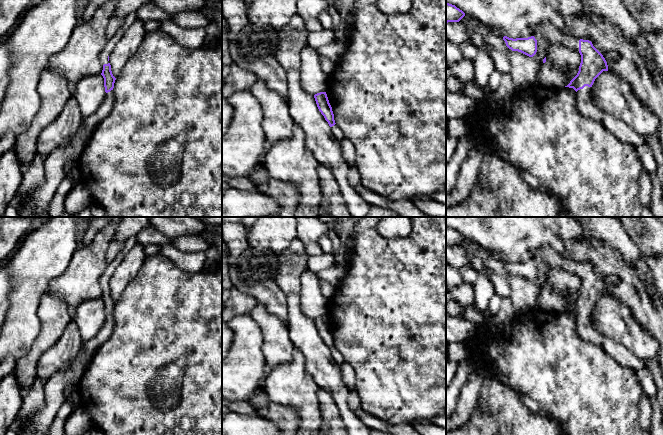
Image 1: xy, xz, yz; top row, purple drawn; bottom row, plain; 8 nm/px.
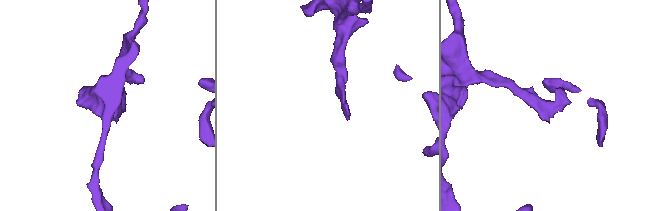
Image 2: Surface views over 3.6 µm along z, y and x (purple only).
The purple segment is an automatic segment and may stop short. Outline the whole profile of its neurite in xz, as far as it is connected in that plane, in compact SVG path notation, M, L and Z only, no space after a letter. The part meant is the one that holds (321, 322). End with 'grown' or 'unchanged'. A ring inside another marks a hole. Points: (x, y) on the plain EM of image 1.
M326 316L317 317L314 319L314 322L319 335L321 336L321 338L324 340L325 344L328 346L329 350L331 351L334 361L338 365L344 363L345 361L343 355L335 347L332 331L329 327Z | grown

